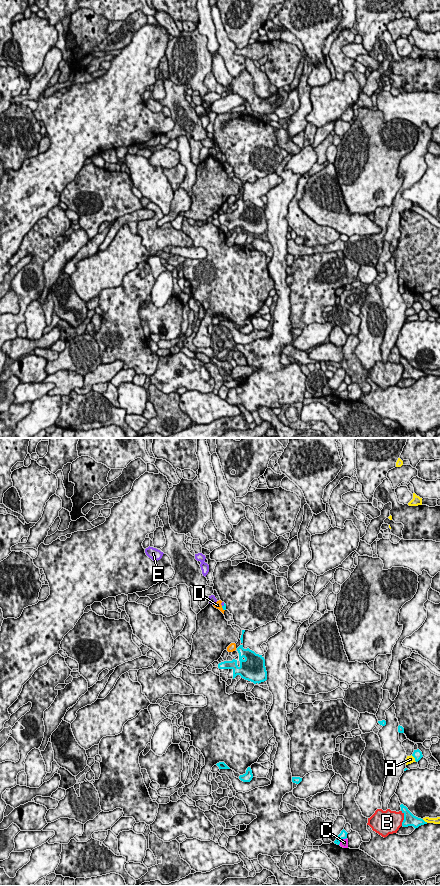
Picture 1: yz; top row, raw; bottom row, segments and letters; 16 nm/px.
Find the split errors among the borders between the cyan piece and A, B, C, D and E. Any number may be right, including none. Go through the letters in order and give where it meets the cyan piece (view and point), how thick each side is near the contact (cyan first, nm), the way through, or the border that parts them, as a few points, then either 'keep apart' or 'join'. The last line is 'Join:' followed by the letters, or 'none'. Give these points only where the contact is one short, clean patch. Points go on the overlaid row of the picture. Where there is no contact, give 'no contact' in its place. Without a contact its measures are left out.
A: meets cyan in yz at (414, 757); 160 nm thick on the cyan side, 130 nm on the other; keep apart
B: meets cyan in yz at (404, 818); 190 nm thick on the cyan side, 380 nm on the other; keep apart
C: meets cyan in yz at (341, 839); 130 nm thick on the cyan side, 130 nm on the other; keep apart
D: meets cyan in yz at (222, 607); 60 nm thick on the cyan side, 100 nm on the other; border along yz (221, 606), (224, 610); keep apart
E: meets cyan in yz at (224, 605); 60 nm thick on the cyan side, 50 nm on the other; runs through yz (224, 607), (224, 605), (222, 603); join
Join: E

